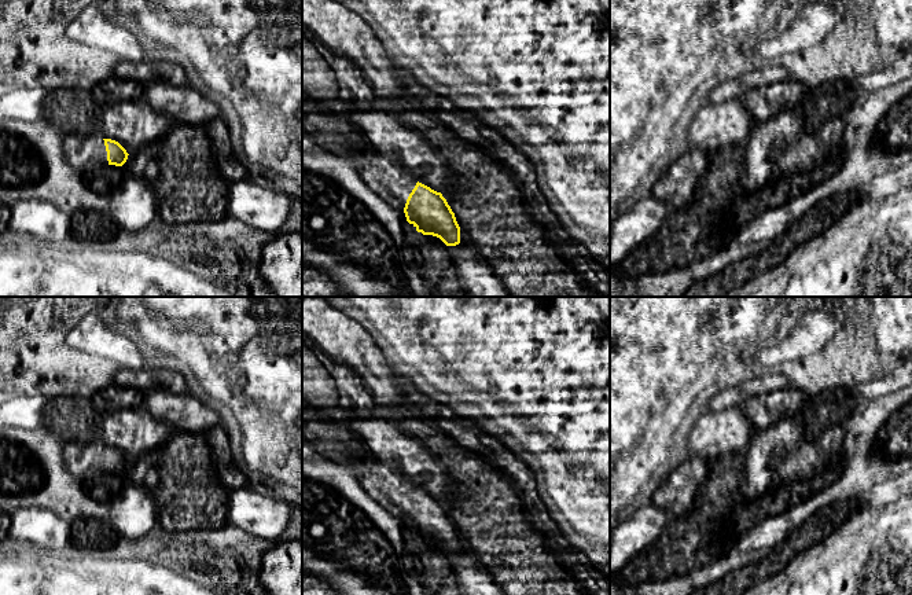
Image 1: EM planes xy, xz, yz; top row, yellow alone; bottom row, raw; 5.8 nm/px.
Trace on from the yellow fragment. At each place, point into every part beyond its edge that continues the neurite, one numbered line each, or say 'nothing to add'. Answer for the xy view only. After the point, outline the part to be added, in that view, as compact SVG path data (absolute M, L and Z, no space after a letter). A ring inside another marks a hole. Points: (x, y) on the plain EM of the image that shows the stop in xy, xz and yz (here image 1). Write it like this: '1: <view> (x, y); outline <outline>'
1: xy (84, 461); outline M99 441L91 444L71 442L63 448L65 466L78 480L109 474L104 448Z

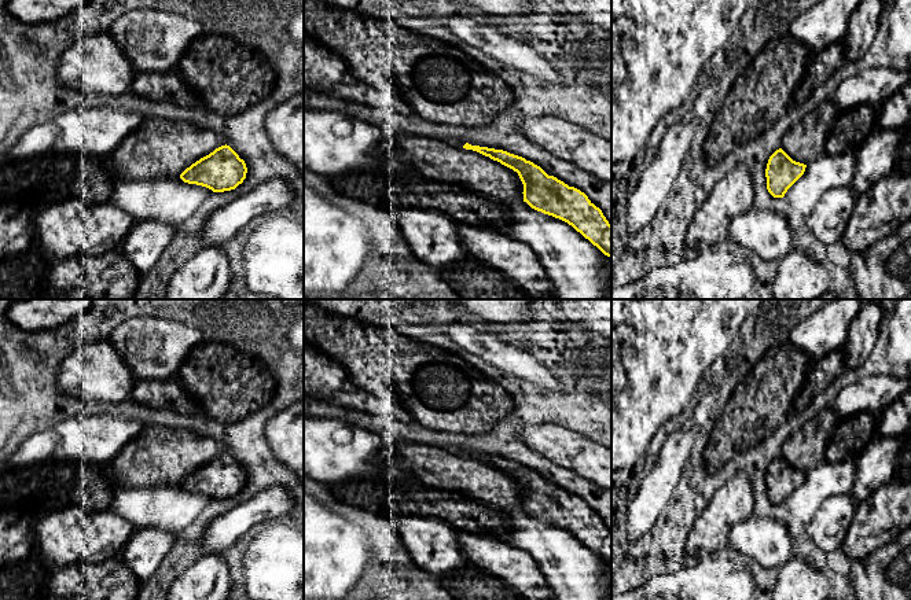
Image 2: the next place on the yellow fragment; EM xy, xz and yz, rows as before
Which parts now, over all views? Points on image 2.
nothing to add

